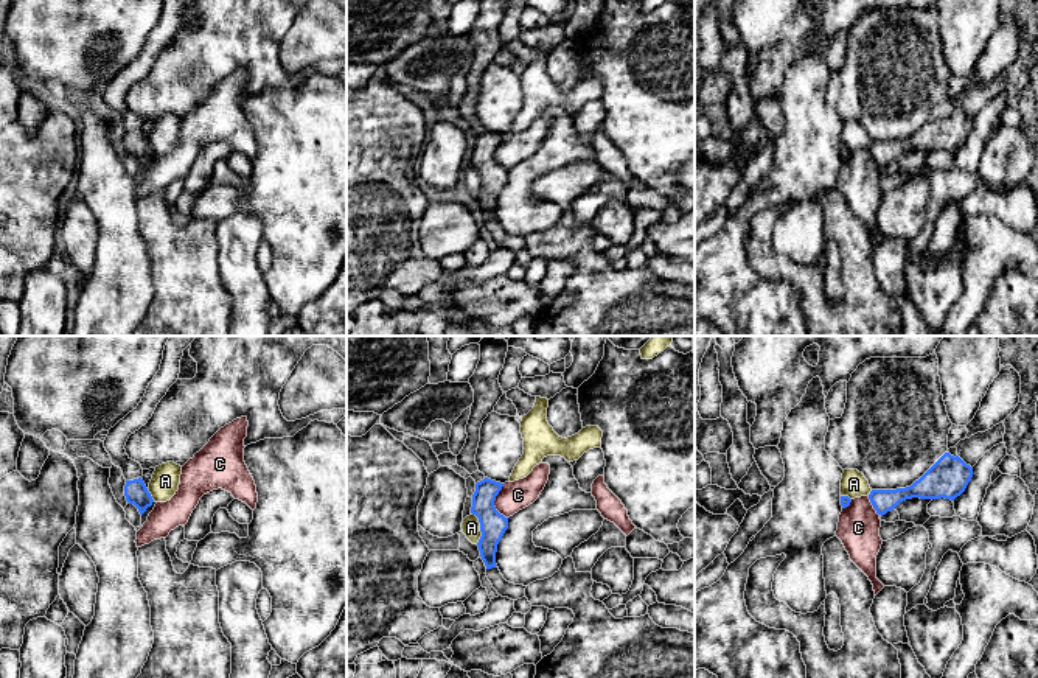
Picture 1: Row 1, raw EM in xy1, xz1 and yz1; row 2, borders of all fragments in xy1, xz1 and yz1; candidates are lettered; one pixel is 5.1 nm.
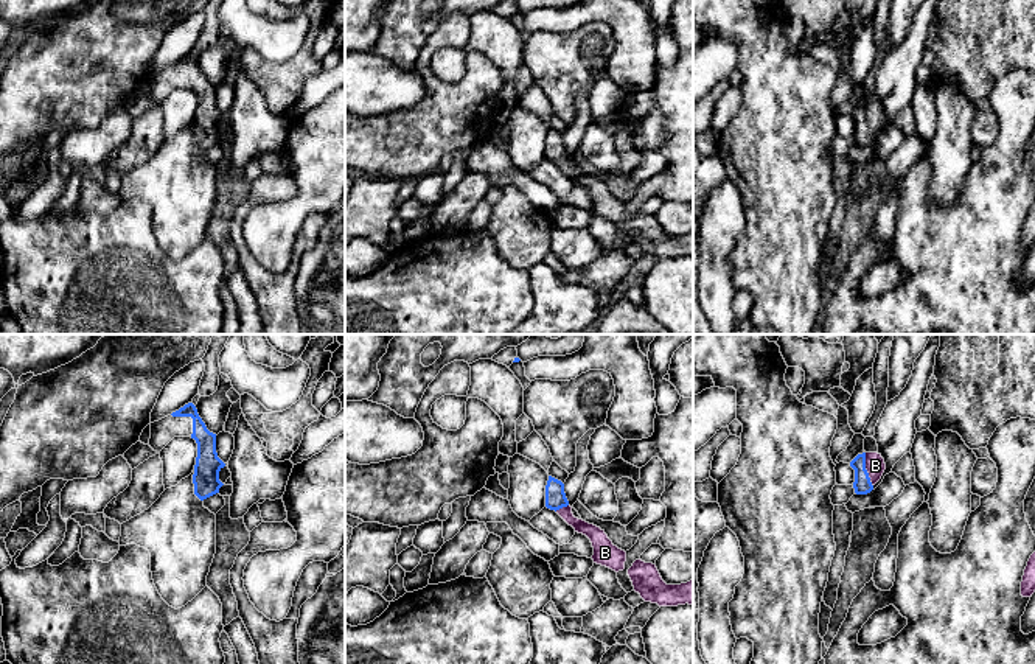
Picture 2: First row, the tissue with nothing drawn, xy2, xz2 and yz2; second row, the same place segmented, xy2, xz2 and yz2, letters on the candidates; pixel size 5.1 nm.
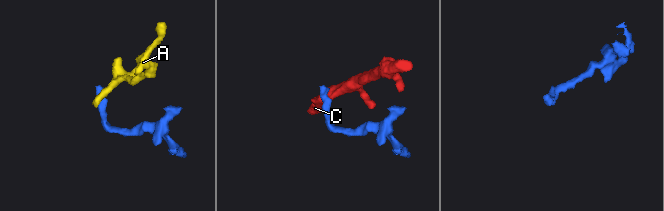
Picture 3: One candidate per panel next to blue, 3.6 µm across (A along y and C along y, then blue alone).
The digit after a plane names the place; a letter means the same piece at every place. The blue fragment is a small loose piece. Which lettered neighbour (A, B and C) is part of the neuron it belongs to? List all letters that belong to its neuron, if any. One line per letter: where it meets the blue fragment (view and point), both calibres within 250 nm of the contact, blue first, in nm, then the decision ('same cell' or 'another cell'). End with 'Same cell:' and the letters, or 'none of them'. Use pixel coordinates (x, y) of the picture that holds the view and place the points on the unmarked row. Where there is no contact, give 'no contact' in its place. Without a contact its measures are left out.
A: meets blue in xz1 at (480, 179); 140 nm thick on the blue side, 100 nm on the other; another cell
B: meets blue in yz2 at (866, 122); 90 nm thick on the blue side, 100 nm on the other; same cell
C: meets blue in xz1 at (493, 154); 140 nm thick on the blue side, 150 nm on the other; another cell
Same cell: B

